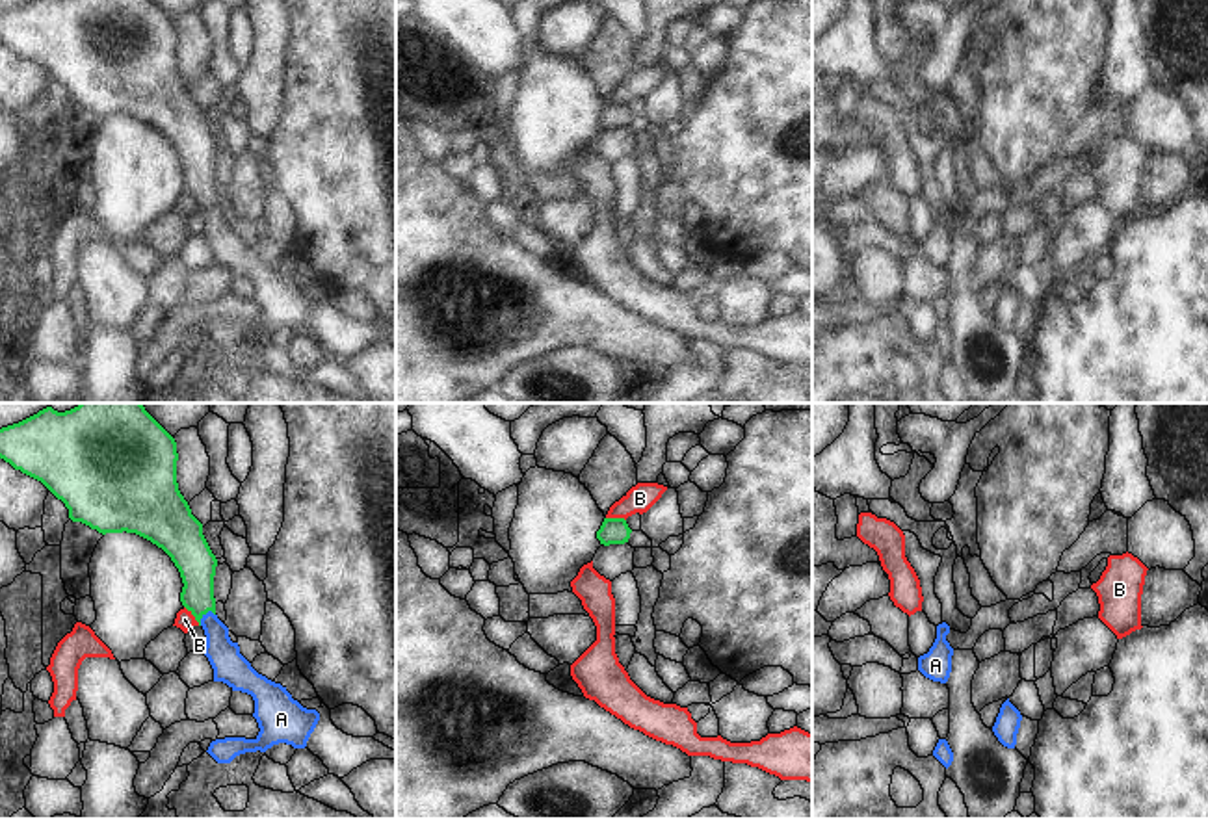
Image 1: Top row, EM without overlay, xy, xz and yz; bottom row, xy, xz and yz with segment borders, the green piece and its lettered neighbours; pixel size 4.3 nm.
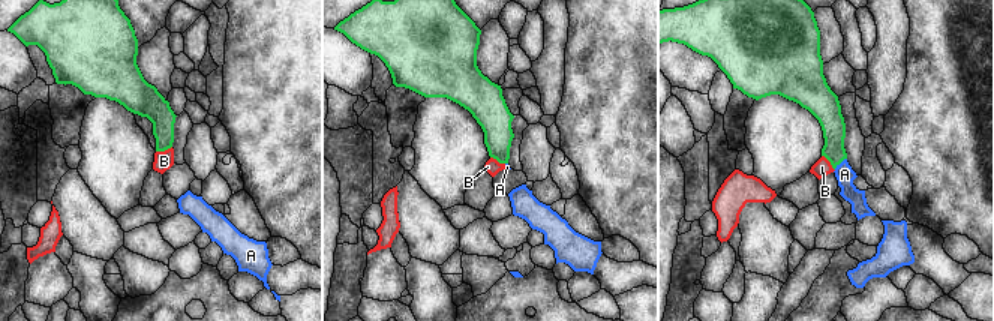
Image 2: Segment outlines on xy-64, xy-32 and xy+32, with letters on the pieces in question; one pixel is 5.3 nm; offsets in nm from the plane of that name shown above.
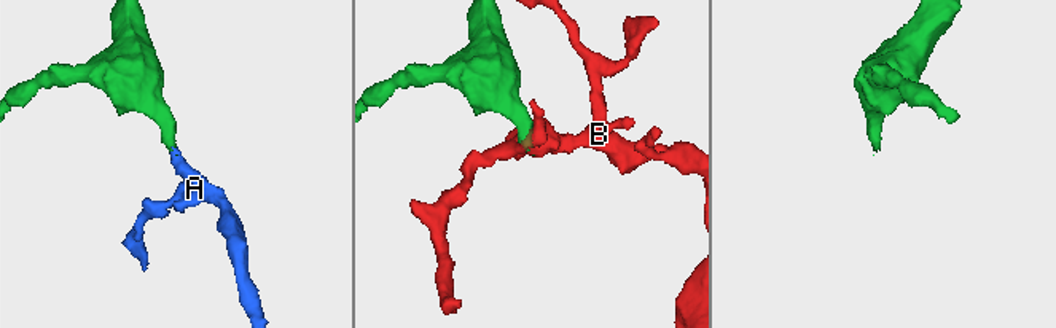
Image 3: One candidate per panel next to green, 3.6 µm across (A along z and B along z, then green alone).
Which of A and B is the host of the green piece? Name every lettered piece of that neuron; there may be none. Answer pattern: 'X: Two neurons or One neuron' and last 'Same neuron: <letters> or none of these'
A: One neuron
B: Two neurons
Same neuron: A.

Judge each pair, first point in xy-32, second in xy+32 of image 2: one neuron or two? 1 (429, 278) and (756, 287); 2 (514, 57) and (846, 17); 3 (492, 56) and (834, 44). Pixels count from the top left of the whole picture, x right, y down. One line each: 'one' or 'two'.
1: one
2: one
3: one

